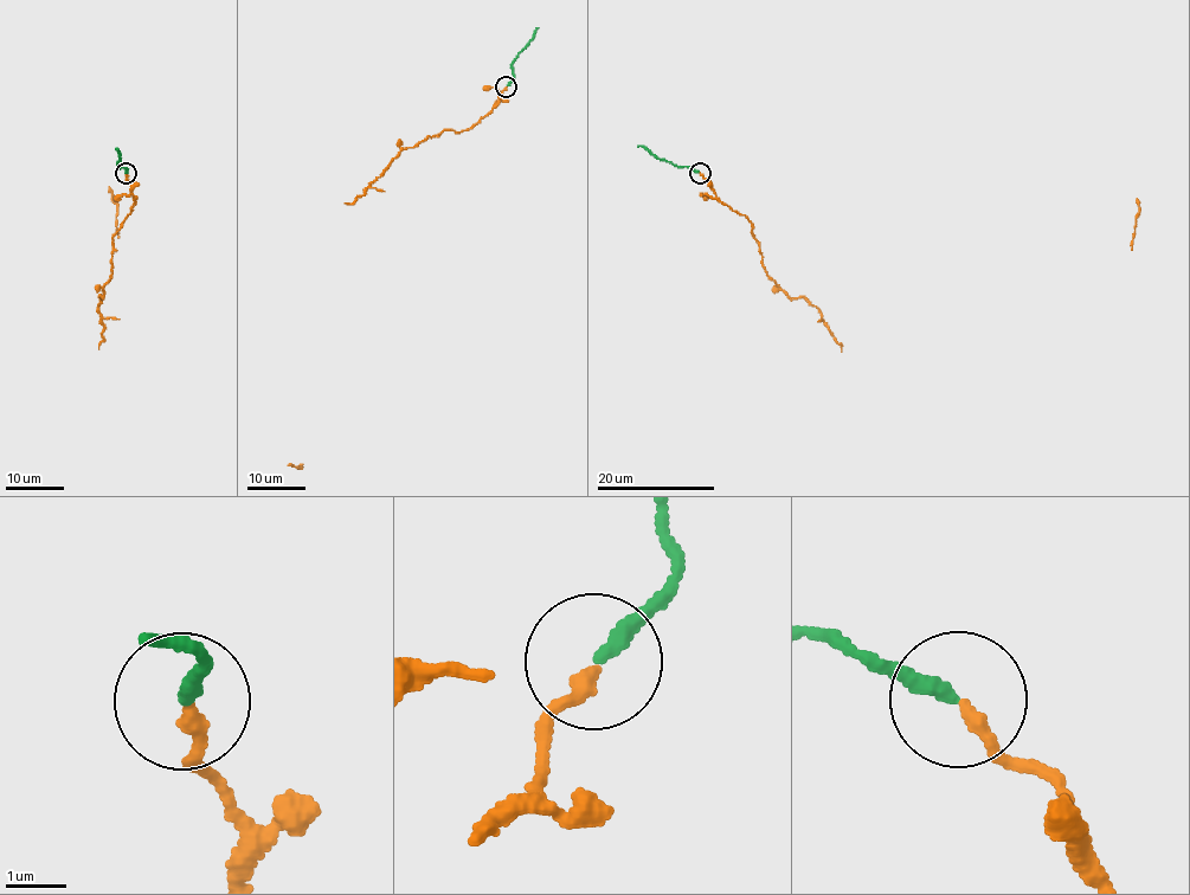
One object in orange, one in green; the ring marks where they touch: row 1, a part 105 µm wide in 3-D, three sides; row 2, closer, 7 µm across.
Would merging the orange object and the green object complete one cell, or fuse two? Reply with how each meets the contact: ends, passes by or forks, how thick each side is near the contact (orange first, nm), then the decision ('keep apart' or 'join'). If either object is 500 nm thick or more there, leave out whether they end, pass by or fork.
orange ends; green ends; calibres 240 and 260 nm; join

